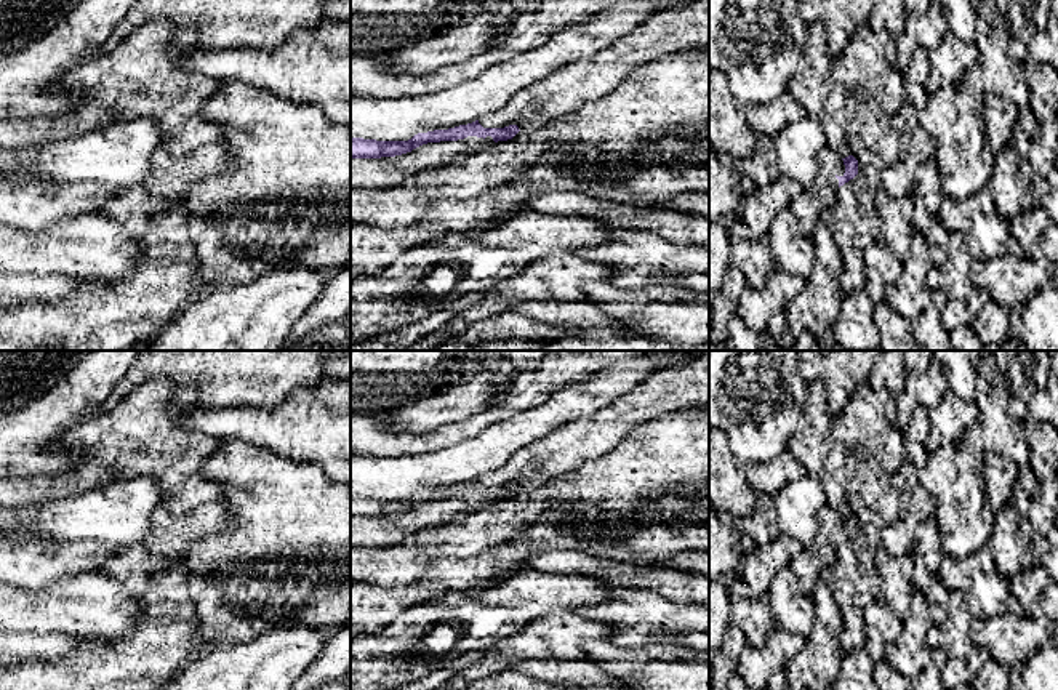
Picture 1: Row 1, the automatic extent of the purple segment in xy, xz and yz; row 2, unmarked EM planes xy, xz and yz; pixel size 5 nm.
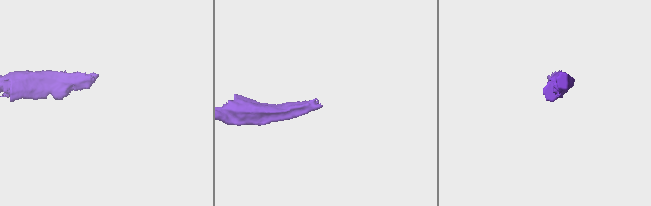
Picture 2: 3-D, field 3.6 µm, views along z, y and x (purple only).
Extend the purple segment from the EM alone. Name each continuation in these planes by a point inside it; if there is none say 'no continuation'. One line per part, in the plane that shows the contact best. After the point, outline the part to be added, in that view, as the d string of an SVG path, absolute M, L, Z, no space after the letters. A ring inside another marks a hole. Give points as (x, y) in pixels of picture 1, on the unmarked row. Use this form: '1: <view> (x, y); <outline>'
1: xz (684, 386); M709 355L677 362L653 371L643 383L615 399L610 405L567 423L546 437L519 450L503 467L479 477L483 487L504 487L517 483L520 490L535 488L555 475L575 471L584 463L600 458L616 447L624 435L643 421L674 410L690 410L698 405L709 407Z

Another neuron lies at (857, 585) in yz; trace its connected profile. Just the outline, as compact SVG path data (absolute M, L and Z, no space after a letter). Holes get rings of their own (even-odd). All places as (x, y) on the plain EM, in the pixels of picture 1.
M861 447L847 451L845 496L858 519L858 533L836 551L832 591L844 621L840 648L848 655L864 645L866 607L882 599L874 556L882 548L882 530L898 519L901 503L892 475Z

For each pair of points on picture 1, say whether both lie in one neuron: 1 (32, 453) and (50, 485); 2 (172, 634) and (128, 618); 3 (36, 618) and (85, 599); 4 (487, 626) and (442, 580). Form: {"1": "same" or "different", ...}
{"1": "different", "2": "different", "3": "same", "4": "different"}

